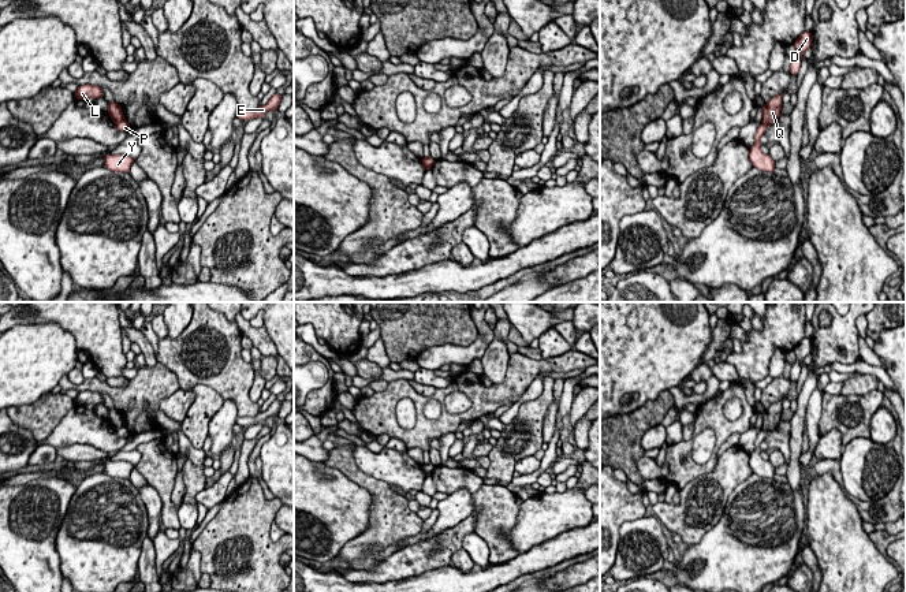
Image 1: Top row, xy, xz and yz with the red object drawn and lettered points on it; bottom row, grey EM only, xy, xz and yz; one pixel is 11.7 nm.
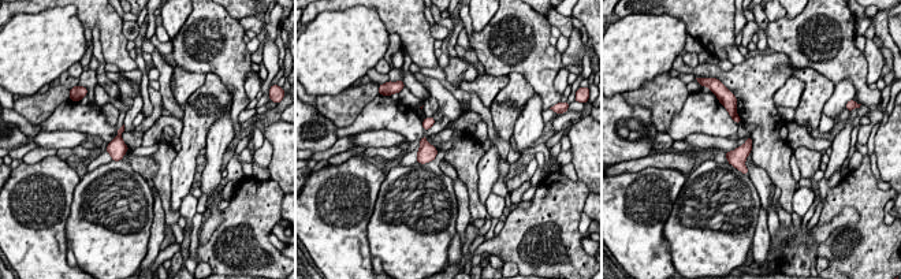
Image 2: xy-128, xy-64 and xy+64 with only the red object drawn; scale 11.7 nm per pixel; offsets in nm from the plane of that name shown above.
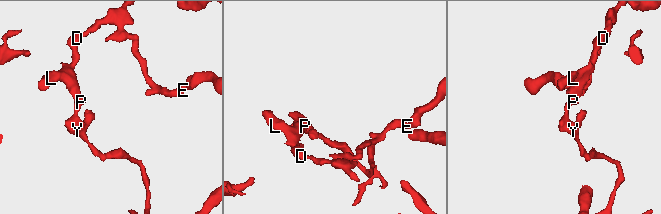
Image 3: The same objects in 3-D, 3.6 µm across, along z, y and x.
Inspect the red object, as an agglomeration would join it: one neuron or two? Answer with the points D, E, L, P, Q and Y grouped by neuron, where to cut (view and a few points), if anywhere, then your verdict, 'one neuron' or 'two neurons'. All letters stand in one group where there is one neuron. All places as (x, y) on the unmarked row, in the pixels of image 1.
groups D E L Q / P Y; cut xy (123, 424), (116, 431); two neurons

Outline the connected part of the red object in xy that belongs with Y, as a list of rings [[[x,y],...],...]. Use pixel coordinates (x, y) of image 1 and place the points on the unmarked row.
[[[105,461],[104,466],[108,476],[127,480],[130,480],[130,474],[134,468],[135,466],[127,461]]]

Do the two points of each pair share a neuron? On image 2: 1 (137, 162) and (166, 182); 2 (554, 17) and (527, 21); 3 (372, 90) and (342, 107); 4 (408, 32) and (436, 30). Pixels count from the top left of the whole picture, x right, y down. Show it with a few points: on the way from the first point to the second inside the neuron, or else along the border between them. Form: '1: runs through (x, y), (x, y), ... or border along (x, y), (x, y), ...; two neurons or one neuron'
1: border along (151, 155), (157, 164), (153, 179); two neurons
2: border along (546, 17), (551, 25); two neurons
3: runs through (365, 93), (349, 103); one neuron
4: border along (429, 26), (429, 33), (435, 38); two neurons

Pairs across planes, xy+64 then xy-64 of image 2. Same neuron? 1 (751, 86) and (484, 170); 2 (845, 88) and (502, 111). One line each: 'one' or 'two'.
1: two
2: two

